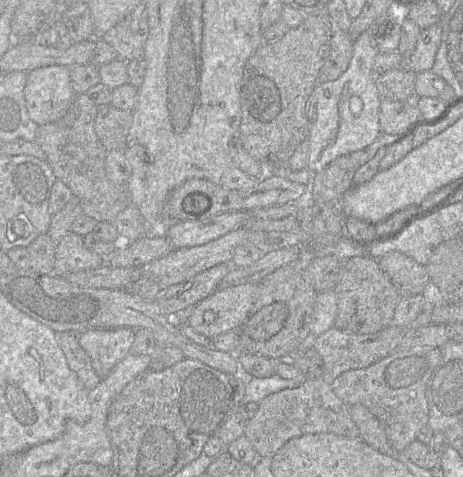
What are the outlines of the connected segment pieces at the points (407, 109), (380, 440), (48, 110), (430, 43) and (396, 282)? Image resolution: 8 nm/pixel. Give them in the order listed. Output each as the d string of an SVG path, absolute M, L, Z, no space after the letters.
M382 98L379 106L381 132L400 135L420 116L416 101L398 101Z
M363 404L349 406L353 422L359 430L359 437L380 453L396 456L397 452L389 441L378 419Z
M51 65L27 73L24 88L27 113L38 125L52 123L62 118L75 96L69 67Z
M439 24L422 29L413 53L405 58L406 67L416 73L431 70L441 41L442 28Z
M402 252L386 253L377 261L401 297L421 294L430 282L426 267Z

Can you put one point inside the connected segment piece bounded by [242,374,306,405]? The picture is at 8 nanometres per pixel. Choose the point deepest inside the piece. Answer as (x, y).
(256, 389)

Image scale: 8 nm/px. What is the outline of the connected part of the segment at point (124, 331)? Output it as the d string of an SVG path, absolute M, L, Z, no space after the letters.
M120 327L97 328L81 332L80 345L90 357L93 369L101 379L129 355L134 341L134 330Z

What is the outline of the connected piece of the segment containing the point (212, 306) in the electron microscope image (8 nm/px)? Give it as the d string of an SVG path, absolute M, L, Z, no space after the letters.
M255 283L217 289L195 305L188 325L209 339L235 331L247 317L256 297Z

